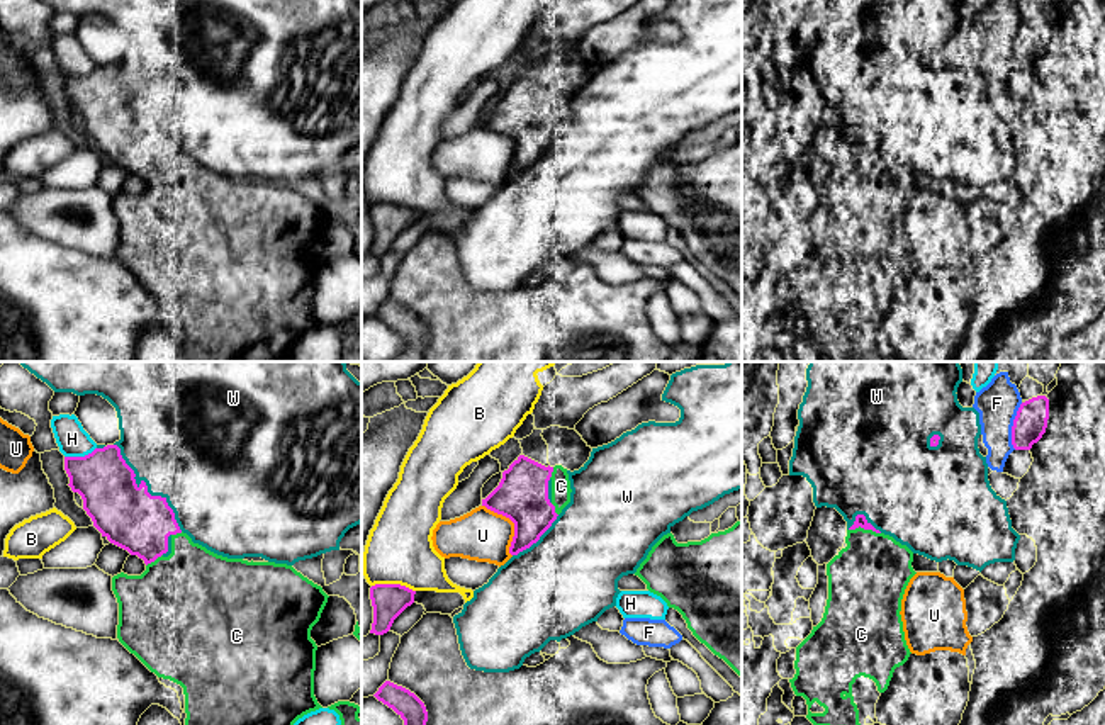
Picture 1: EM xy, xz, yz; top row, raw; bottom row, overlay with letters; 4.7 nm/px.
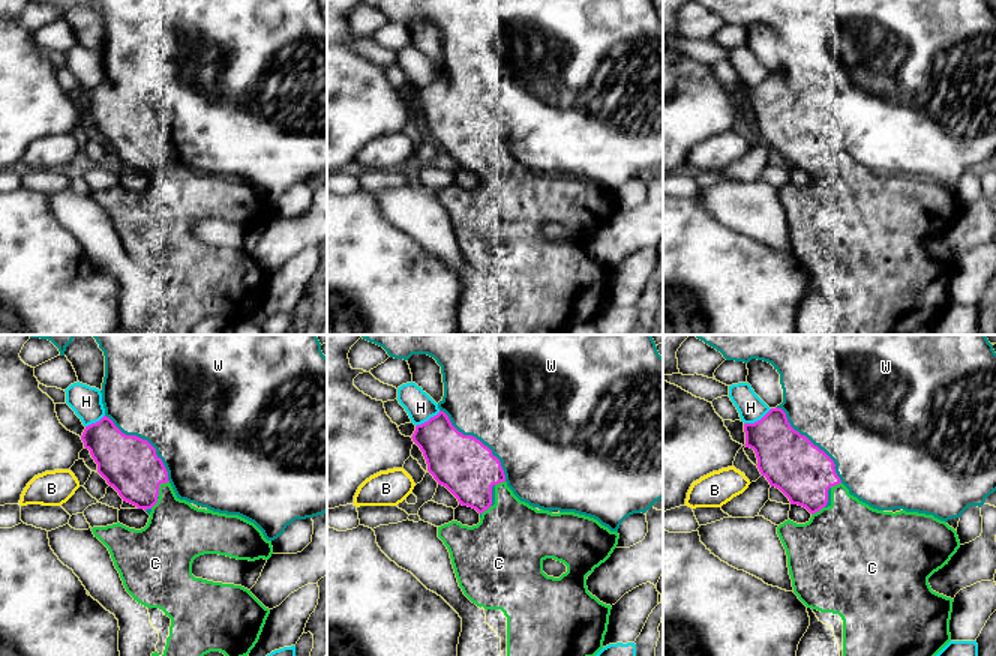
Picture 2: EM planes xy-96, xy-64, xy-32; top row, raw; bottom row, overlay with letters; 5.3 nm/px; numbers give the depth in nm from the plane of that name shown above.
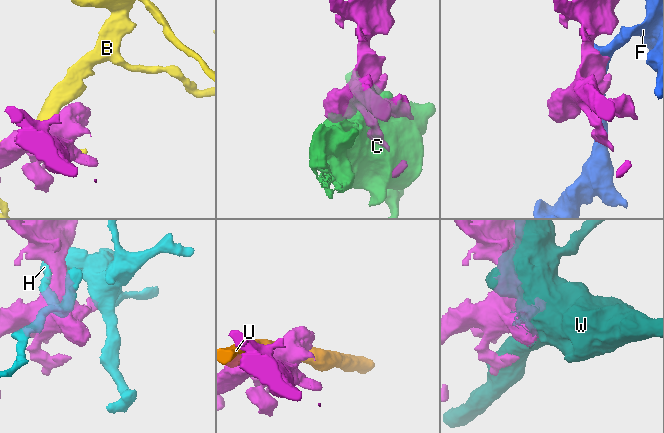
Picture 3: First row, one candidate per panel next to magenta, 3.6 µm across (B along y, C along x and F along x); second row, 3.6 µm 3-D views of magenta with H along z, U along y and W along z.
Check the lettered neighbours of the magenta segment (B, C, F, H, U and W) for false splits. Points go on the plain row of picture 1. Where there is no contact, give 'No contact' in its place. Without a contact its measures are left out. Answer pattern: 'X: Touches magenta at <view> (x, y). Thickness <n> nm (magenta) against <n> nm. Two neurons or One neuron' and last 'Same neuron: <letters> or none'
B: Touches magenta at xz (394, 204). Thickness 160 nm (magenta) against 320 nm. Two neurons
C: Touches magenta at yz (864, 148). Thickness 50 nm (magenta) against 360 nm. One neuron
F: Touches magenta at yz (1012, 46). Thickness 160 nm (magenta) against 200 nm. Two neurons
H: Touches magenta at xy (80, 77). Thickness 280 nm (magenta) against 150 nm. Two neurons
U: Touches magenta at xz (515, 145). Thickness 240 nm (magenta) against 240 nm. Two neurons
W: Touches magenta at xy (146, 107). Thickness 300 nm (magenta) against 480 nm. Two neurons
Same neuron: C

